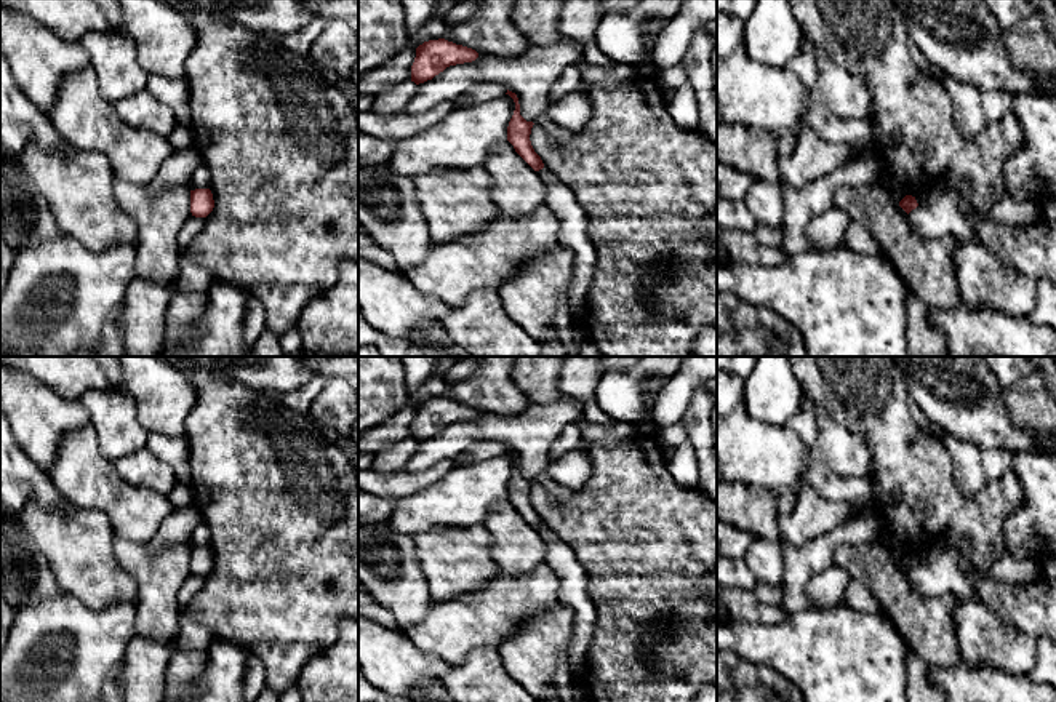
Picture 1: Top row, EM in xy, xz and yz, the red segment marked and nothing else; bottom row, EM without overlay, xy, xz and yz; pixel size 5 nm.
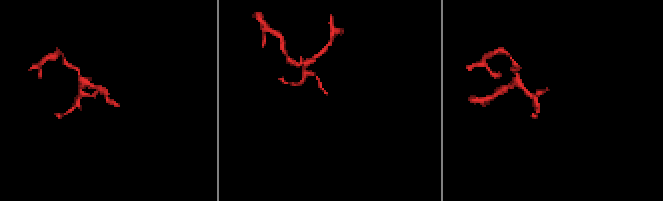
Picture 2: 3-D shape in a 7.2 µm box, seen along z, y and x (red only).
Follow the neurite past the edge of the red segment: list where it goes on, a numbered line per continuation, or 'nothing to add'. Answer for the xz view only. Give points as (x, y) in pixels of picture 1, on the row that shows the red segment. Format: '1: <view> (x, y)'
nothing to add

